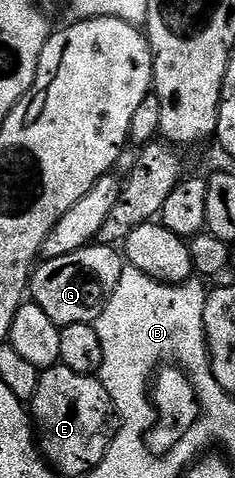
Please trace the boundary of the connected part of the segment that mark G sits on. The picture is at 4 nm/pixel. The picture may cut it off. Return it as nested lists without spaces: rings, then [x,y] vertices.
[[[92,243],[86,245],[83,249],[73,251],[69,255],[61,255],[57,259],[46,259],[36,268],[35,272],[31,274],[31,283],[29,286],[30,296],[33,298],[34,304],[41,307],[41,311],[45,311],[45,315],[49,315],[49,319],[53,319],[53,323],[60,327],[64,325],[72,325],[73,323],[85,323],[86,325],[94,323],[99,318],[101,311],[105,311],[105,307],[109,303],[109,299],[113,295],[113,291],[117,291],[117,283],[121,279],[125,268],[125,257],[122,252],[114,245],[101,245],[98,243]]]

